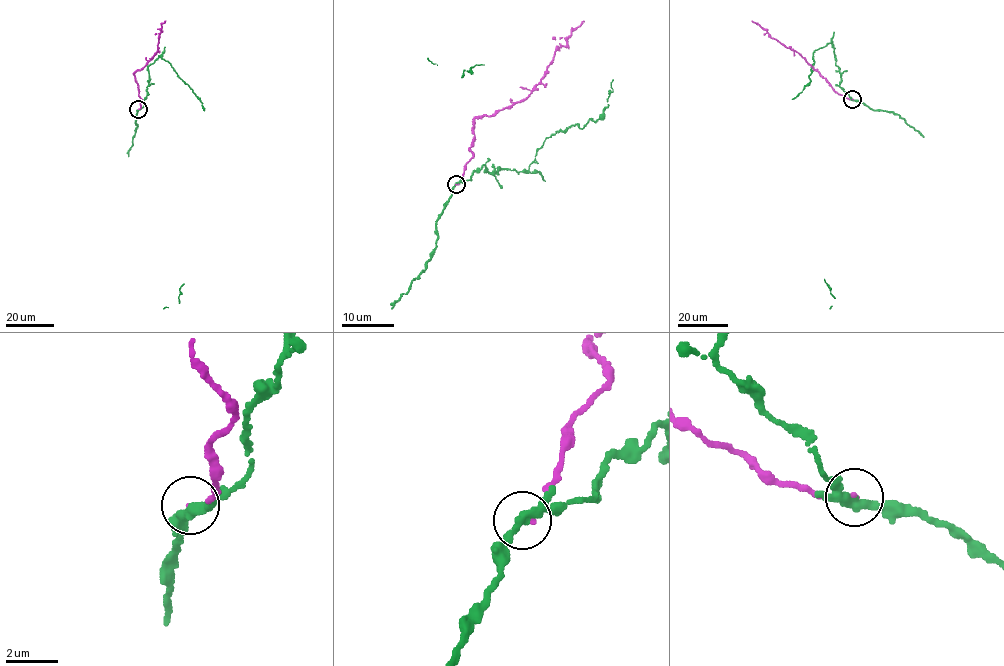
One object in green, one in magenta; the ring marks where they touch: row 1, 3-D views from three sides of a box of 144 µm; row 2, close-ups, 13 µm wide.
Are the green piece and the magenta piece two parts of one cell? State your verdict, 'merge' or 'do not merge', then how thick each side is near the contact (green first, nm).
merge | 360/140 nm

